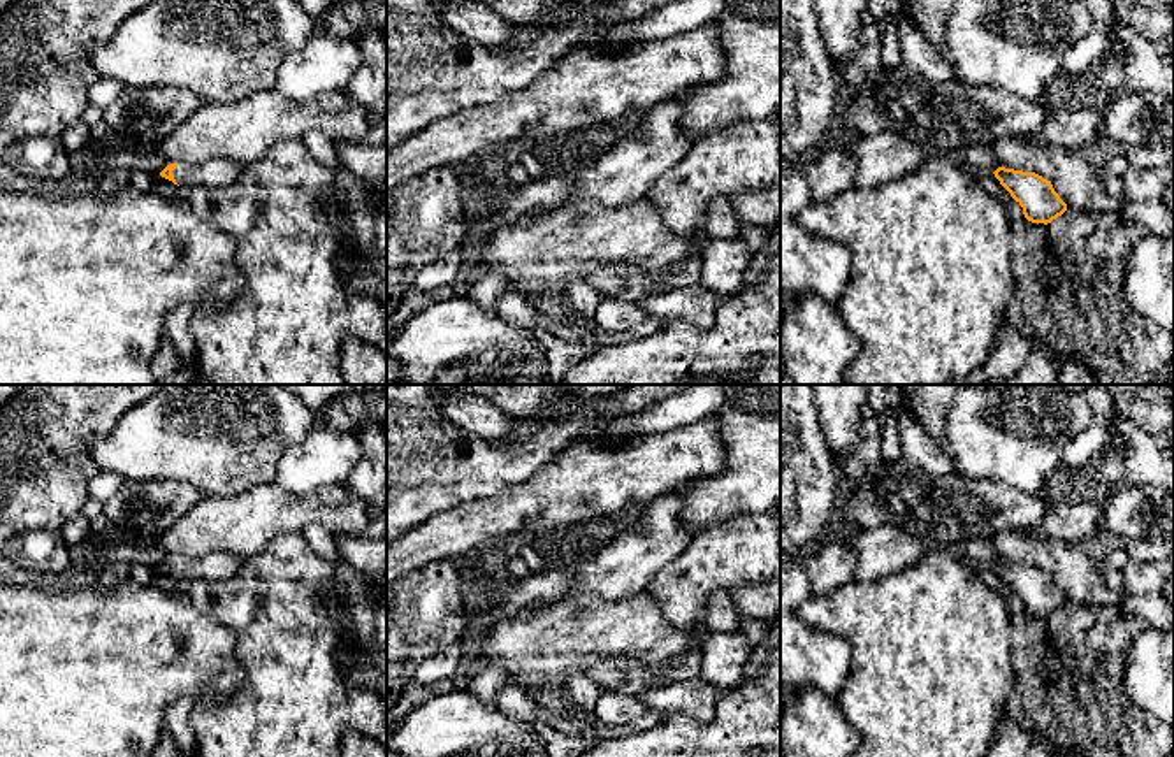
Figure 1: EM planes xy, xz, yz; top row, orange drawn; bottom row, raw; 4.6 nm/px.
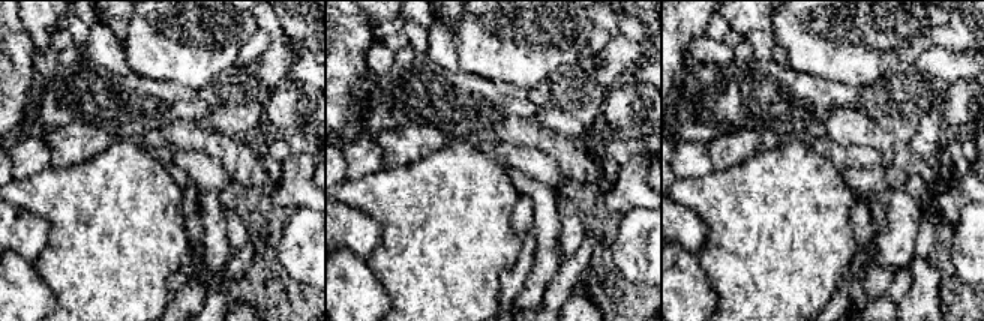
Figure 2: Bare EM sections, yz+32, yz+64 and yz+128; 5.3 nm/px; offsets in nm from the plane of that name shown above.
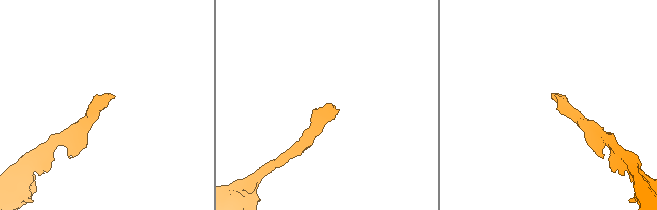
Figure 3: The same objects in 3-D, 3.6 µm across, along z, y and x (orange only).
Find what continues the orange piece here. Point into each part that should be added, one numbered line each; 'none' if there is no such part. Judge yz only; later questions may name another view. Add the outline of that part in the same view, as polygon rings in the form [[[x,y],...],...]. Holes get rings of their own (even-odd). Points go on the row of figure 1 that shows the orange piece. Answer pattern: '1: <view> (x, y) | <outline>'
none

